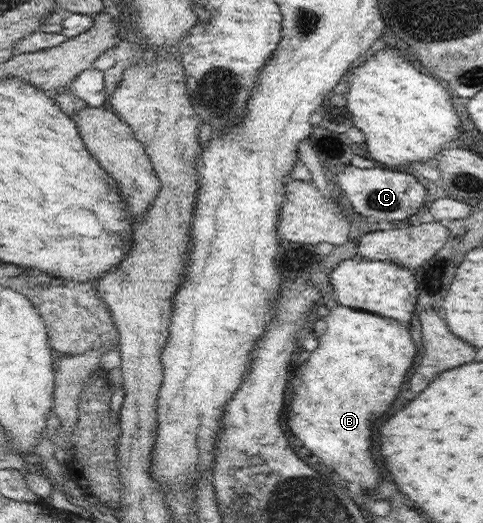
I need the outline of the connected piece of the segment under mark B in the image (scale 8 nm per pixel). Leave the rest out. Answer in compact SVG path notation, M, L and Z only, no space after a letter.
M336 303L324 317L326 330L318 340L318 347L310 353L308 361L300 365L300 387L290 401L288 427L324 465L332 467L346 481L356 481L362 487L372 487L380 481L380 471L370 455L372 423L396 399L406 373L416 357L416 347L410 339L410 330L398 320L376 315L374 312L346 307Z

